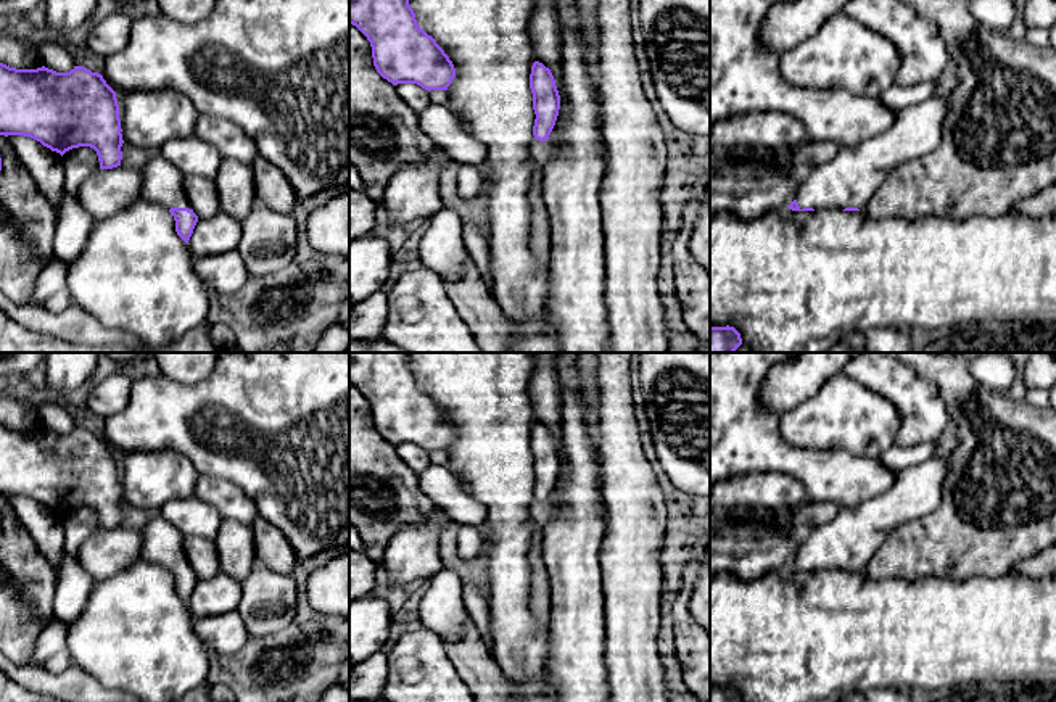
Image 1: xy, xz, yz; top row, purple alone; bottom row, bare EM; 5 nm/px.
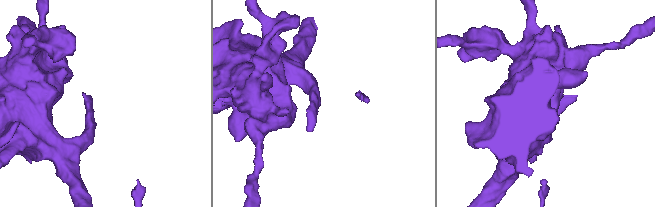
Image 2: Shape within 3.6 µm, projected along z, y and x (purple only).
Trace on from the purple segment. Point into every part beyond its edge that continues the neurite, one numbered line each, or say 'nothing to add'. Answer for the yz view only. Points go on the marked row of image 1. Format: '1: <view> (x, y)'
1: yz (850, 179)

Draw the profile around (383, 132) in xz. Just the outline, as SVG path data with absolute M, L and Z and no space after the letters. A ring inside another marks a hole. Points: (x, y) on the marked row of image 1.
M349 24L349 163L359 171L367 196L380 201L390 179L435 147L396 85L377 72L367 37Z

